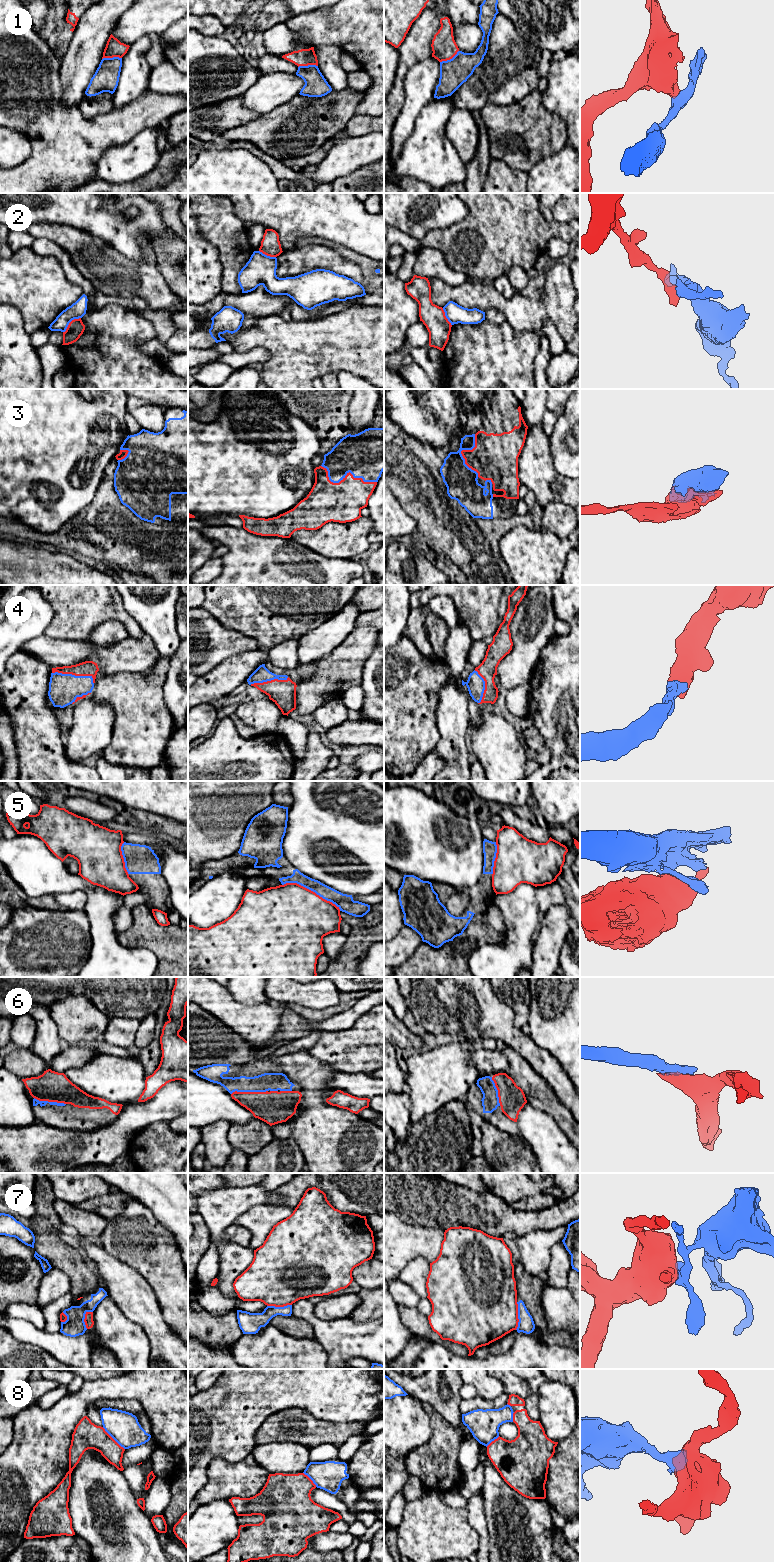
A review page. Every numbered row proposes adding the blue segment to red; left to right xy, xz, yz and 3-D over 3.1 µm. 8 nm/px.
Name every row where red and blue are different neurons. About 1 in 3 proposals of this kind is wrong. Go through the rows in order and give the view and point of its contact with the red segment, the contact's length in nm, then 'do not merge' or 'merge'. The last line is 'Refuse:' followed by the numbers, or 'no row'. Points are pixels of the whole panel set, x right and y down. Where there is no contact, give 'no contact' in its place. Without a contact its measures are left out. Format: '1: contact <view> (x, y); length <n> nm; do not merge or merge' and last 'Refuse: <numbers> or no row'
1: contact xy (111, 57); length 160 nm; do not merge
2: contact xy (70, 322); length 190 nm; do not merge
3: contact xz (345, 476); length 460 nm; merge
4: contact xy (75, 675); length 340 nm; merge
5: contact xz (310, 890); length 500 nm; do not merge
6: contact xz (249, 1092); length 300 nm; merge
7: contact yz (517, 1316); length 220 nm; do not merge
8: contact xy (112, 1438); length 260 nm; merge
Refuse: 1, 2, 5, 7

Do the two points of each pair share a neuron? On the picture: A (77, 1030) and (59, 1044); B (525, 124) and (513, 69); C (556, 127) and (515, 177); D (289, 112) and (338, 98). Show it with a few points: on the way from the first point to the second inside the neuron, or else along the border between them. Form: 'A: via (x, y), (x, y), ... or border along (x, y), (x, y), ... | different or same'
A: border along (53, 1020), (58, 1035), (69, 1045) | different
B: border along (536, 88), (519, 101), (497, 105) | different
C: border along (500, 159), (514, 168), (528, 172) | different
D: via (301, 112), (324, 112), (326, 110) | same

